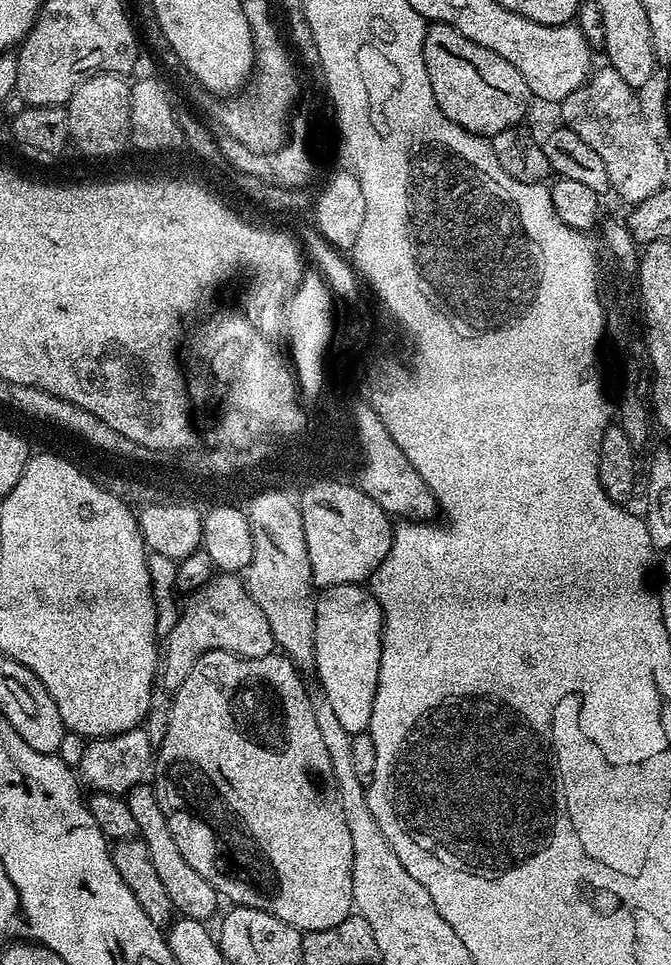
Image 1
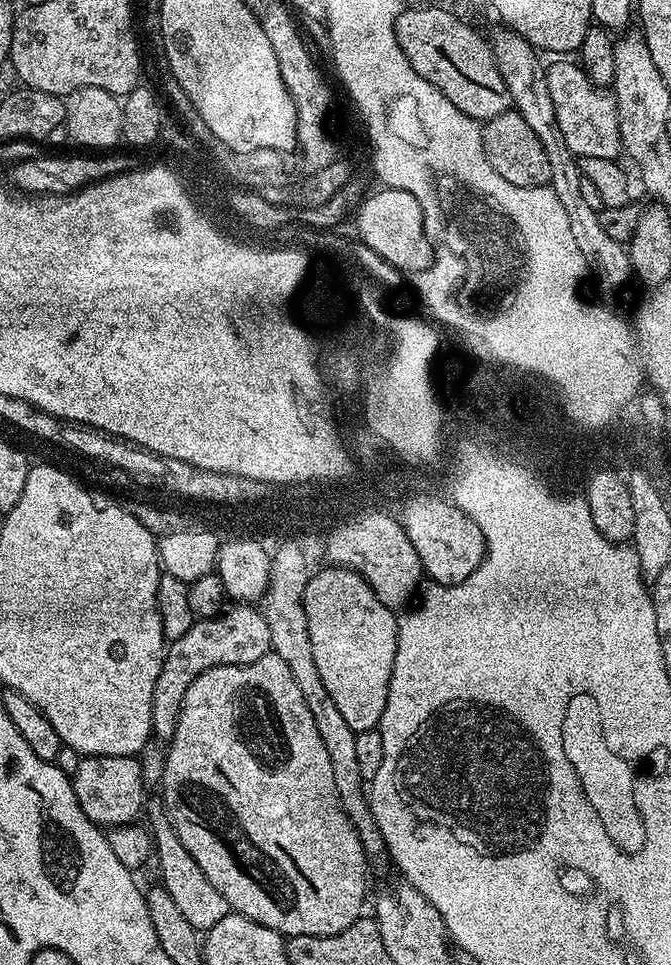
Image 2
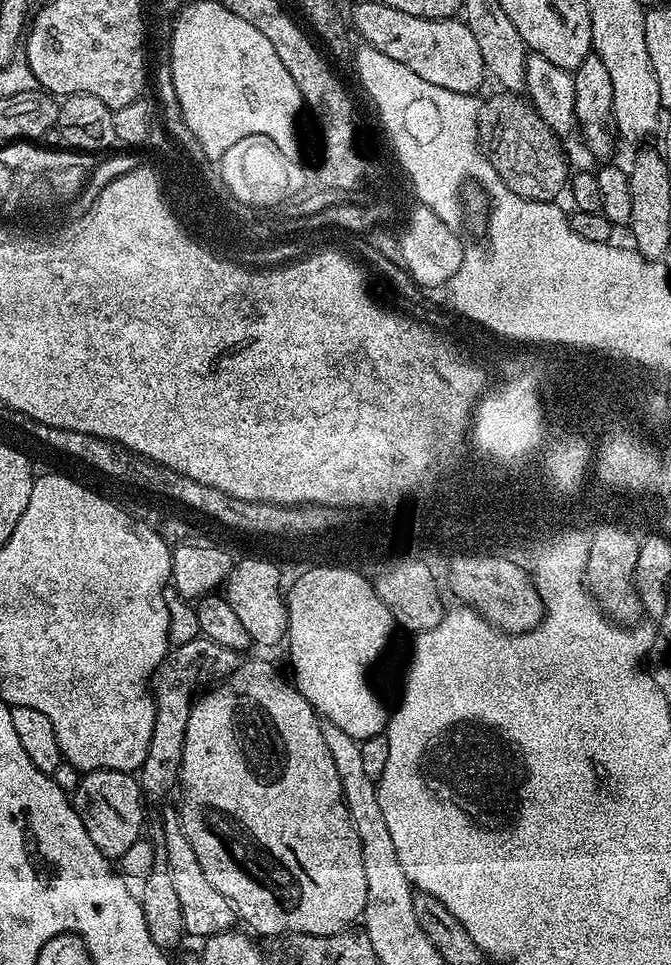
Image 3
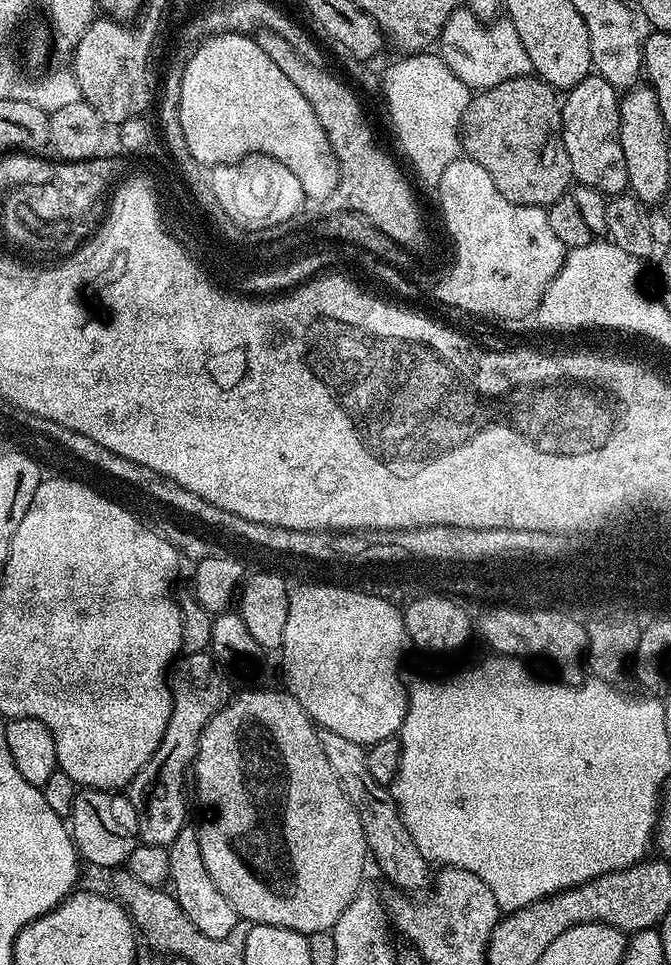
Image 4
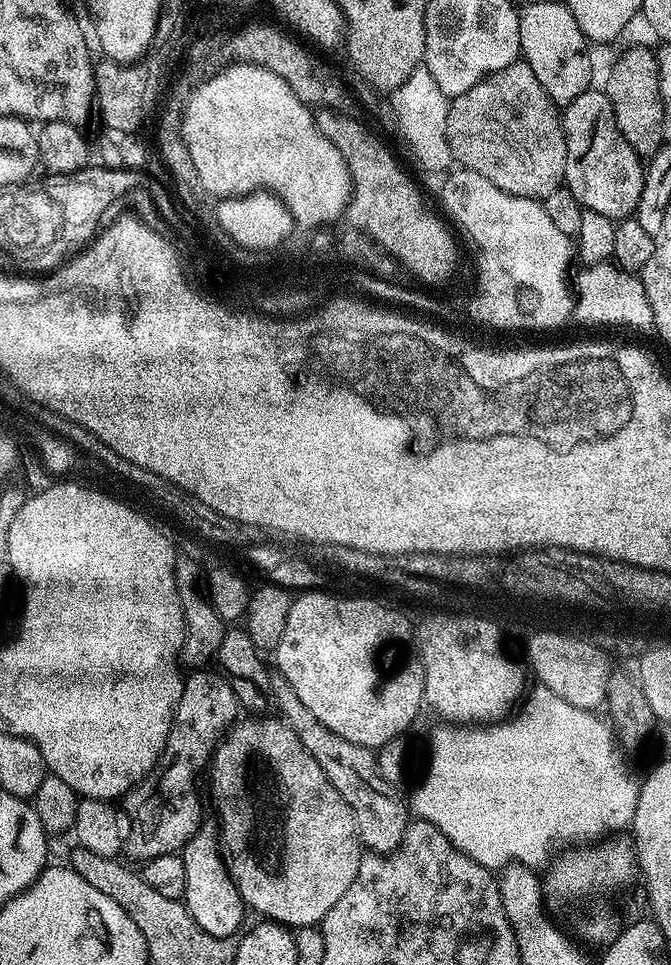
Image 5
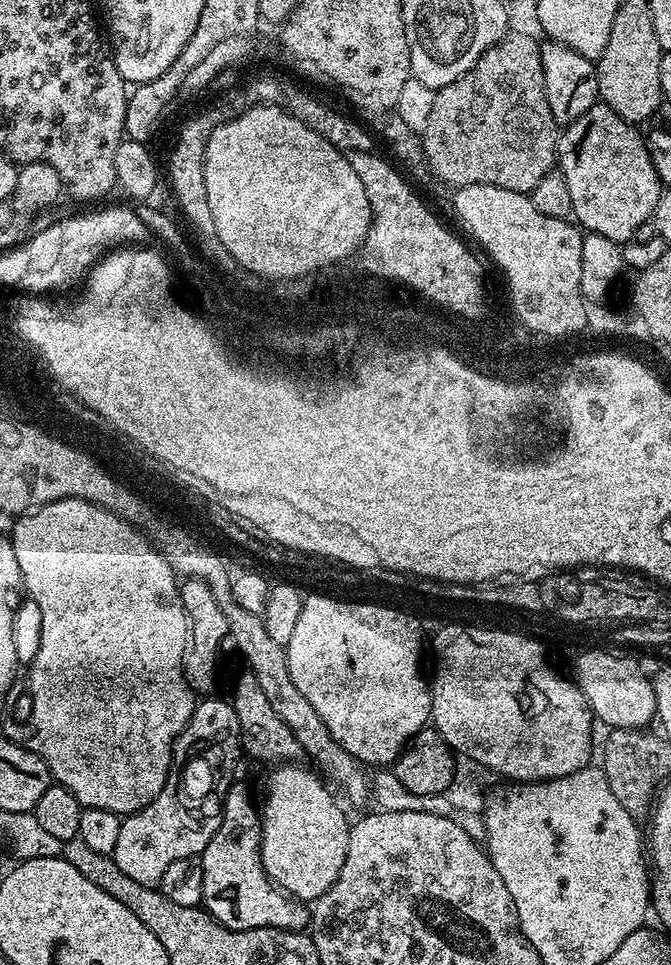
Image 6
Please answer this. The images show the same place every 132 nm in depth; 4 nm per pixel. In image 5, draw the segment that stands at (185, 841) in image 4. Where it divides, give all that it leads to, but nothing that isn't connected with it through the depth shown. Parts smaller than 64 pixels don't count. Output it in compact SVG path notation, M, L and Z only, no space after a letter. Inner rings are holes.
M201 823L194 838L190 838L190 842L184 845L182 855L186 866L186 890L183 901L190 910L194 922L198 922L198 926L202 926L206 934L225 938L235 937L241 931L240 923L244 920L246 905L240 898L240 891L236 888L231 874L228 873L217 825Z

